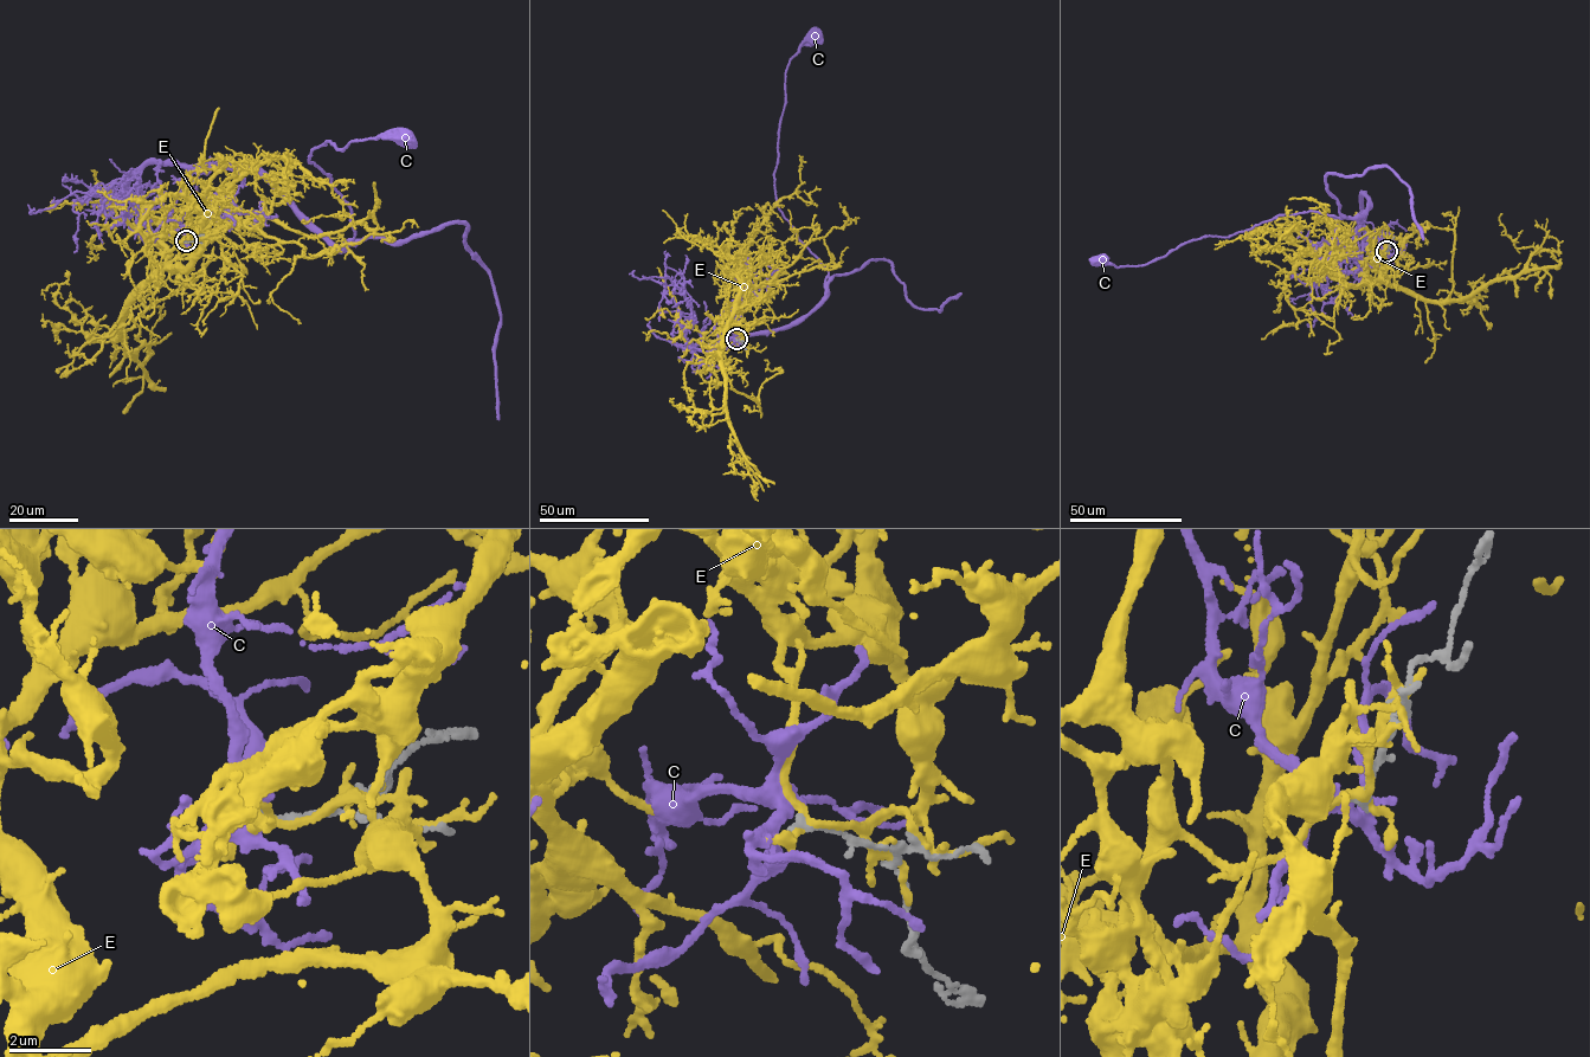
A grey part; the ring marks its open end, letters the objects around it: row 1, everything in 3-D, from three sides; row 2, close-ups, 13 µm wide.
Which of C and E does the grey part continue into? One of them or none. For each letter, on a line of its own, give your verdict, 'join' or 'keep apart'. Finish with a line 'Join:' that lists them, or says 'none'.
C: join
E: keep apart
Join: C

